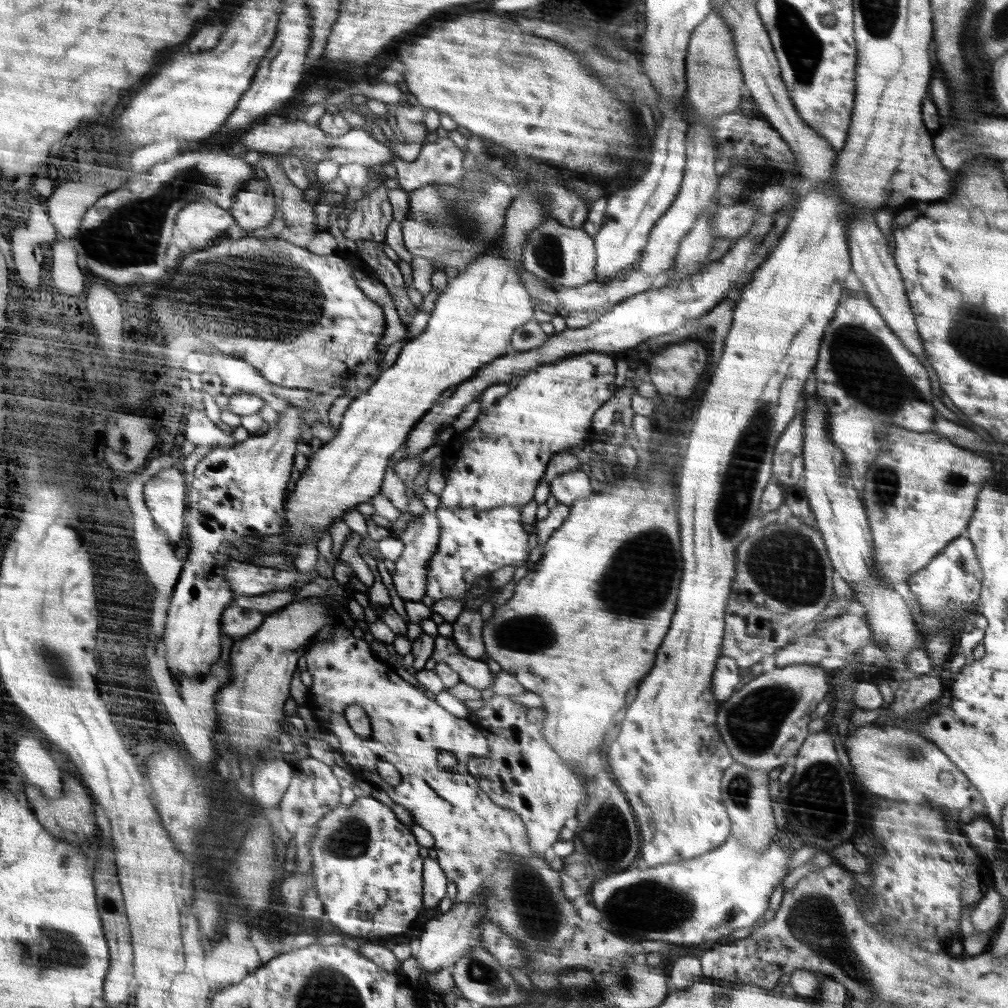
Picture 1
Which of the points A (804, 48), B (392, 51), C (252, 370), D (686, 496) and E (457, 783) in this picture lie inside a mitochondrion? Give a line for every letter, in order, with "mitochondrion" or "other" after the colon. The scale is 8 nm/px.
A: mitochondrion
B: other
C: other
D: other
E: other

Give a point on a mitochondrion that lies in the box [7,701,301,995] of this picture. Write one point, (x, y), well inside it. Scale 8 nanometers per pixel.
(46, 953)

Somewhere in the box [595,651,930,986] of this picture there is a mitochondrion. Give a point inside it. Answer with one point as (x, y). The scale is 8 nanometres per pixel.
(818, 799)

